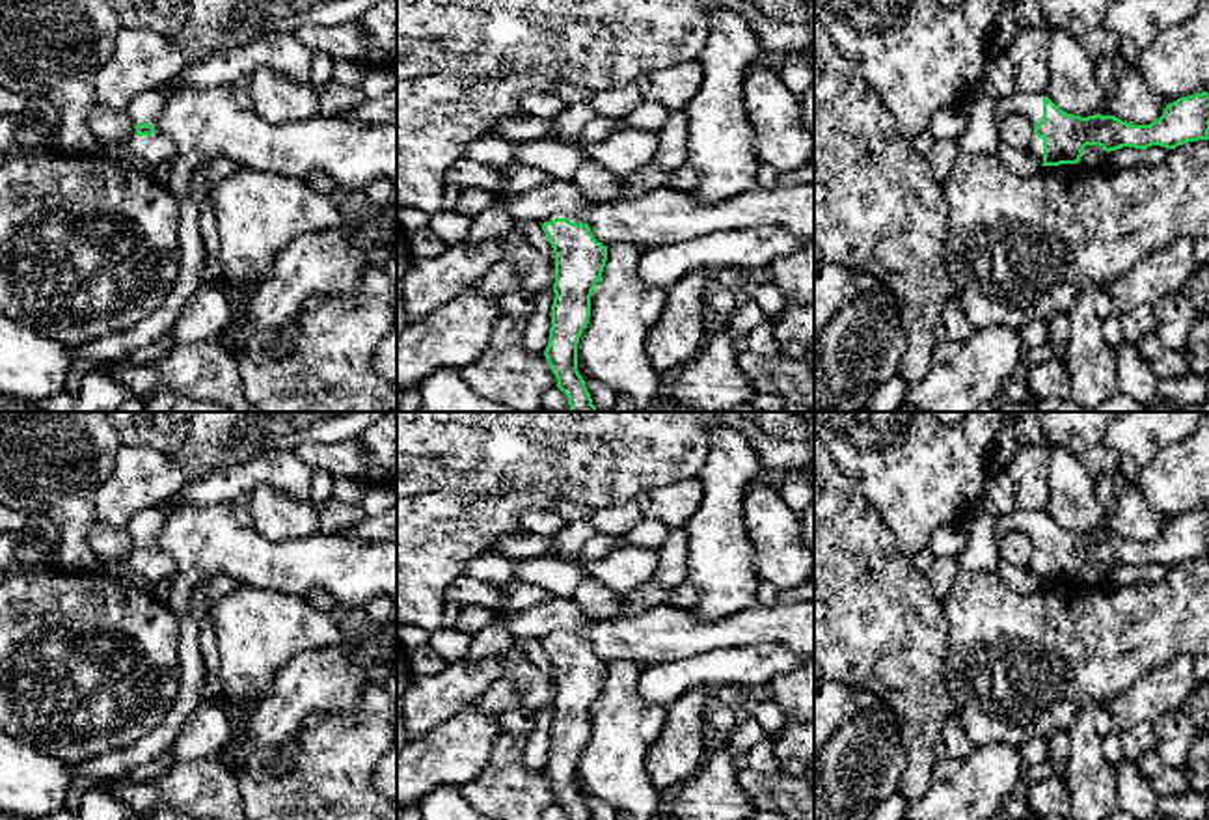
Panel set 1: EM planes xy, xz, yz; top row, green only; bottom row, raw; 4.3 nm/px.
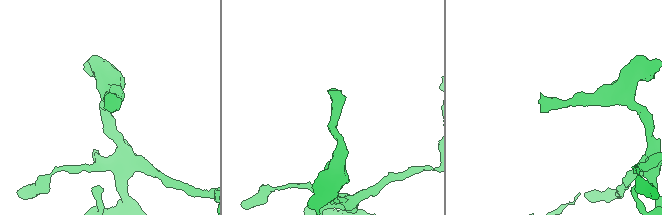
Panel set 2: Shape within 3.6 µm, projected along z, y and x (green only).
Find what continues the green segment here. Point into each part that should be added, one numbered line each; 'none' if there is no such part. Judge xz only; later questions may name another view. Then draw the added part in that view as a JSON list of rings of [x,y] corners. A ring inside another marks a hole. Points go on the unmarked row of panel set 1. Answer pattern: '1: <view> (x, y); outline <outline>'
1: xz (578, 636); outline [[[559,630],[559,632],[553,632],[553,634],[546,636],[544,639],[551,639],[555,636],[566,636],[574,641],[587,641],[587,636],[583,632],[576,632],[576,630]]]

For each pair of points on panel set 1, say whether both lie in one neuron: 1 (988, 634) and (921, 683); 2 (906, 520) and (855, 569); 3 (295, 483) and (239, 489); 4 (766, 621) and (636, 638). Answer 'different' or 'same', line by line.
1: different
2: different
3: same
4: same

